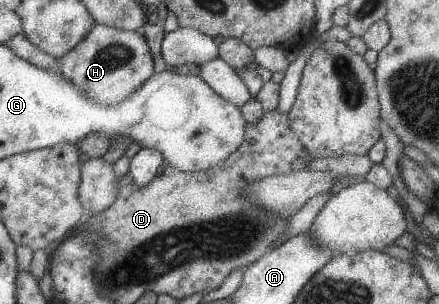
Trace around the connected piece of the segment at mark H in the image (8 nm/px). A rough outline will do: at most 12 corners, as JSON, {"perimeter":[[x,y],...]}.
{"perimeter":[[94,23],[58,72],[115,105],[153,75],[146,39]]}

